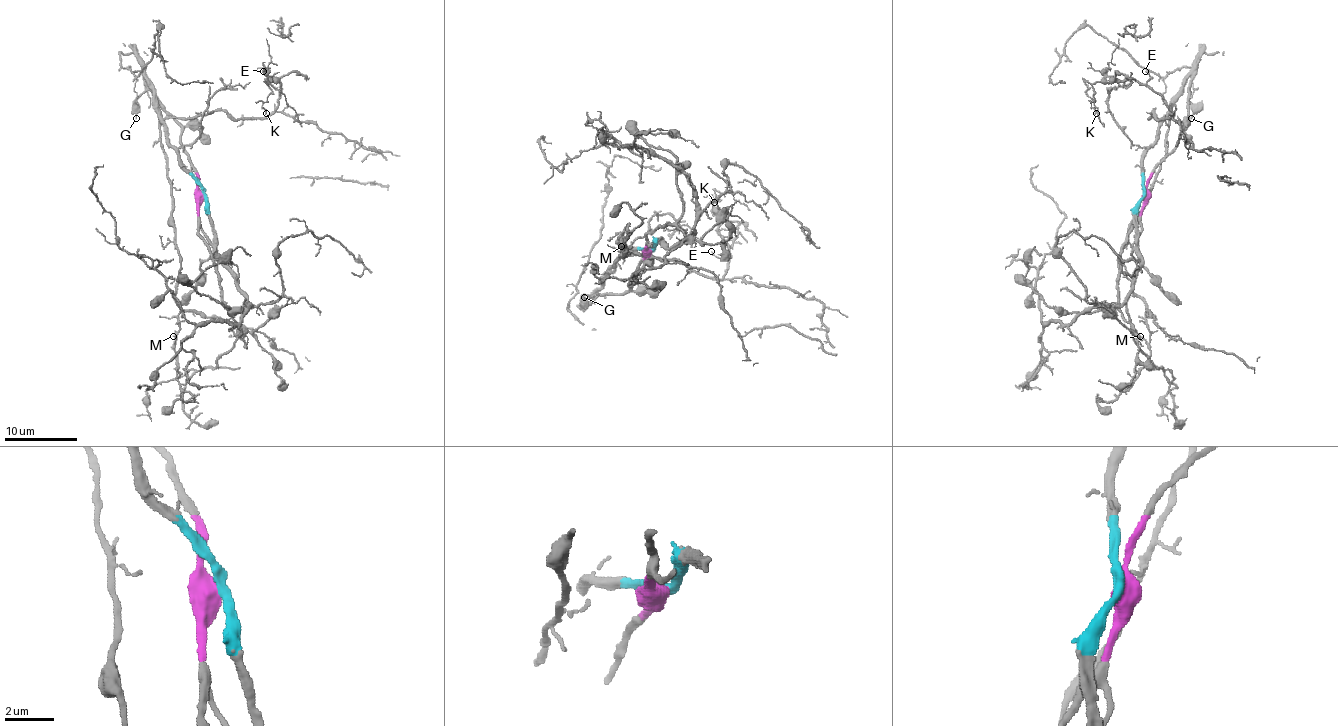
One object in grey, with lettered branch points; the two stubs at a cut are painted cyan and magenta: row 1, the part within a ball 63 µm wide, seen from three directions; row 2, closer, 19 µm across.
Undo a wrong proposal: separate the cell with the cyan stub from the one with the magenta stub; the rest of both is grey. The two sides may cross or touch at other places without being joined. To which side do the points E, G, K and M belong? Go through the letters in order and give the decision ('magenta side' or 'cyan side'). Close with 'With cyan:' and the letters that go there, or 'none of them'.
E: cyan side
G: magenta side
K: cyan side
M: cyan side
With cyan: E, K, M

